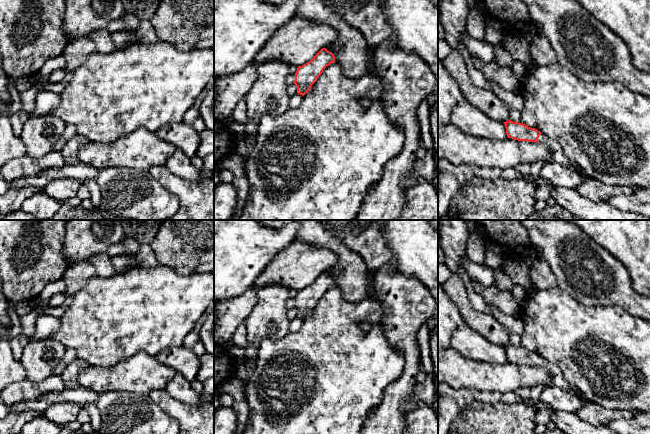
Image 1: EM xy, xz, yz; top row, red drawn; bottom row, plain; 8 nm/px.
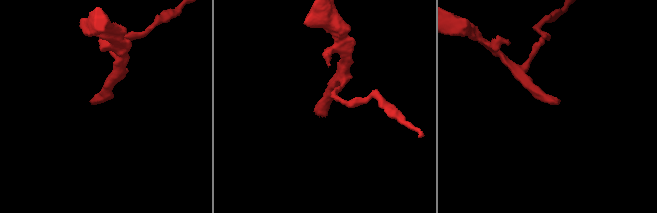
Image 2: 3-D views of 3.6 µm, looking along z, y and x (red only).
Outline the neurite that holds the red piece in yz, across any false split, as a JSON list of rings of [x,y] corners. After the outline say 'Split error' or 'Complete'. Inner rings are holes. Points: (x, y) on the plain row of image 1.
[[[511,344],[503,347],[505,349],[508,362],[518,365],[539,366],[541,368],[546,368],[552,376],[550,385],[557,386],[565,390],[576,391],[580,397],[586,401],[584,394],[564,378],[562,371],[556,364],[550,363],[547,359],[541,357],[537,353],[530,352],[523,347],[513,346]]]. Split error

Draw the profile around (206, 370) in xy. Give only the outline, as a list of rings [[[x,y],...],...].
[[[205,352],[200,359],[200,368],[196,374],[196,379],[201,383],[208,378],[214,377],[214,355]]]

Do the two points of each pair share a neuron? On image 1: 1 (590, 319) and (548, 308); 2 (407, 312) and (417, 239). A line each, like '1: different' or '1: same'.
1: same
2: different

